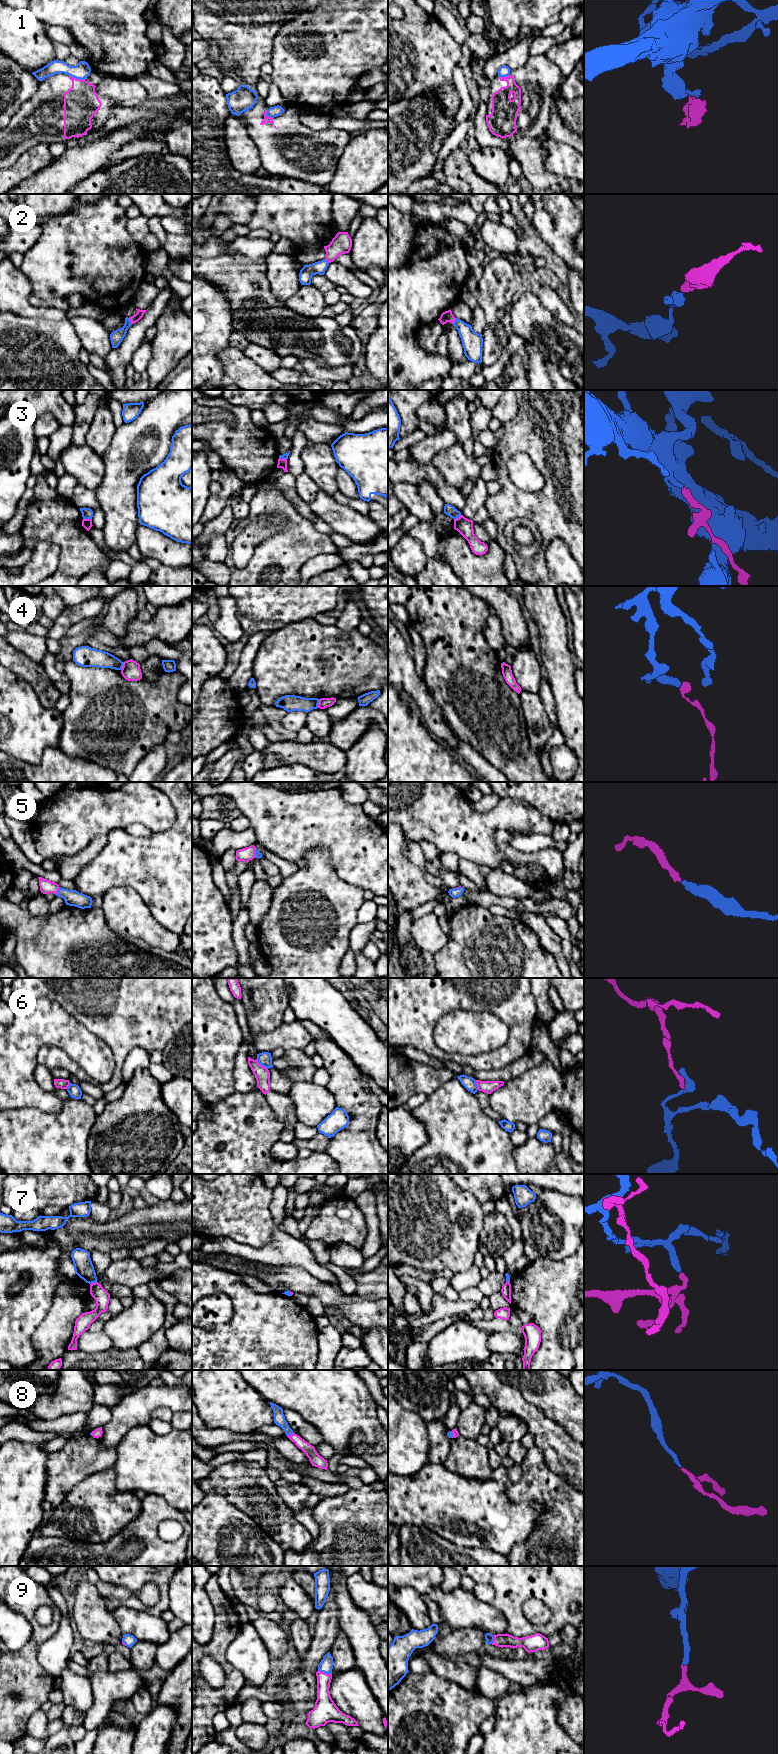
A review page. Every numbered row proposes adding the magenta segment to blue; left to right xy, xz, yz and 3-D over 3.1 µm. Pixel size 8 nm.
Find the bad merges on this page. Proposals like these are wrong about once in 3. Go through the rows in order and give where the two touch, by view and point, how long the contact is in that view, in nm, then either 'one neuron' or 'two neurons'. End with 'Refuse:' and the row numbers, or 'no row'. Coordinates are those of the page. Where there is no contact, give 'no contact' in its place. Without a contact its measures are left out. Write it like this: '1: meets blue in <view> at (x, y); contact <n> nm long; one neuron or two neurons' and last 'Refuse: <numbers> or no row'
1: meets blue in xy at (77, 78); contact 130 nm long; two neurons
2: meets blue in xy at (130, 321); contact 60 nm long; one neuron
3: meets blue in xy at (87, 518); contact 70 nm long; two neurons
4: meets blue in xz at (318, 703); contact 70 nm long; two neurons
5: meets blue in xy at (58, 891); contact 80 nm long; one neuron
6: meets blue in xz at (261, 1064); contact 130 nm long; two neurons
7: meets blue in xy at (93, 1282); contact 60 nm long; two neurons
8: meets blue in xz at (290, 1434); contact 70 nm long; one neuron
9: meets blue in xz at (325, 1672); contact 120 nm long; one neuron
Refuse: 1, 3, 4, 6, 7

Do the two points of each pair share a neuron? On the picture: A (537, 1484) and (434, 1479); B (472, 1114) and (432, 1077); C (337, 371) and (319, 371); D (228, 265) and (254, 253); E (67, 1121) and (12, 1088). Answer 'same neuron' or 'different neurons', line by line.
A: different neurons
B: different neurons
C: same neuron
D: different neurons
E: different neurons

